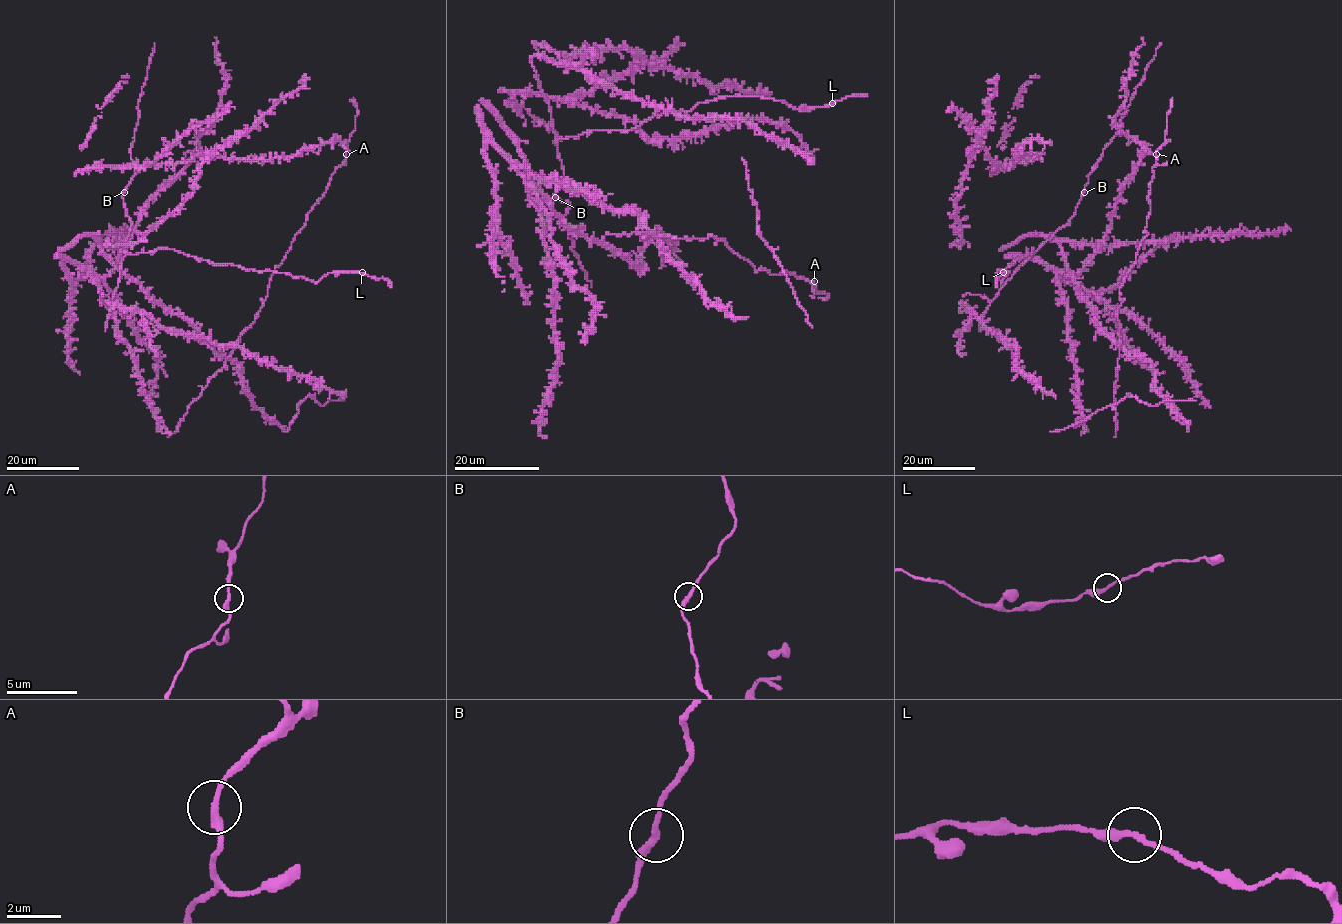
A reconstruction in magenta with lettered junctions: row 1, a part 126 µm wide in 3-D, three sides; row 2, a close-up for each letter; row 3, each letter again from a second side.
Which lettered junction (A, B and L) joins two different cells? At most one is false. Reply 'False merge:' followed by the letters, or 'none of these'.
False merge: none of these

